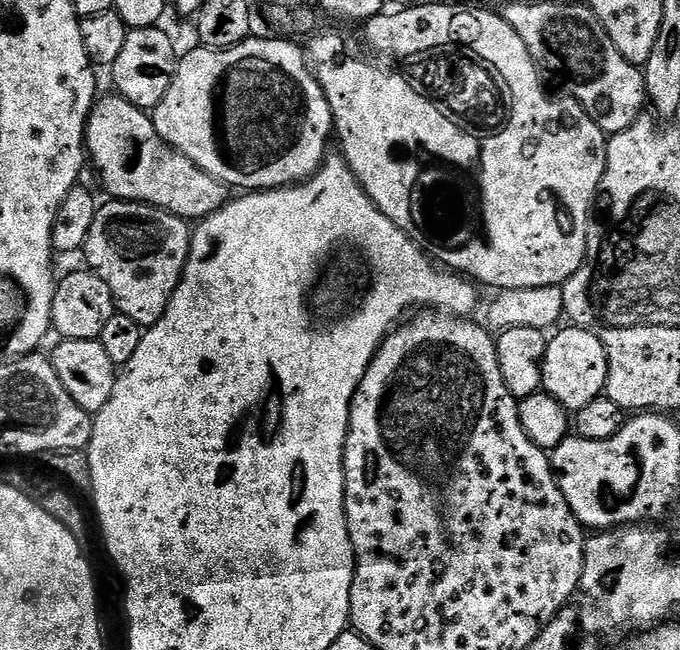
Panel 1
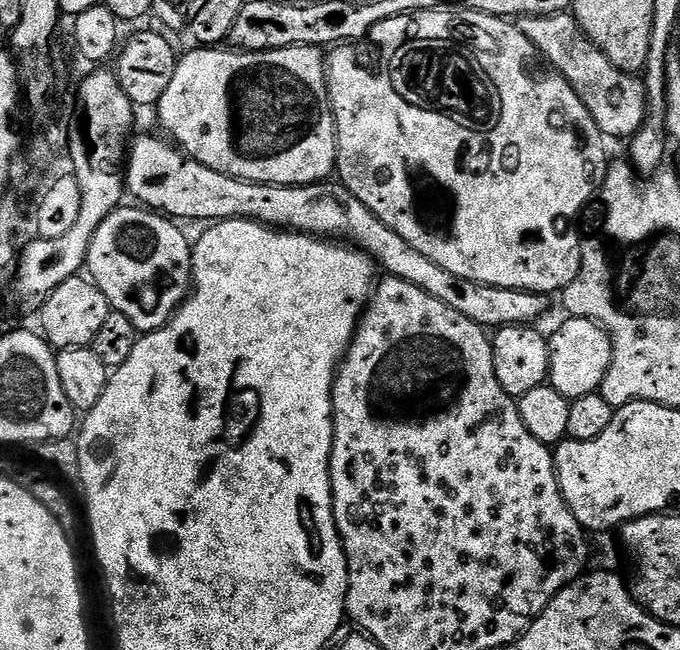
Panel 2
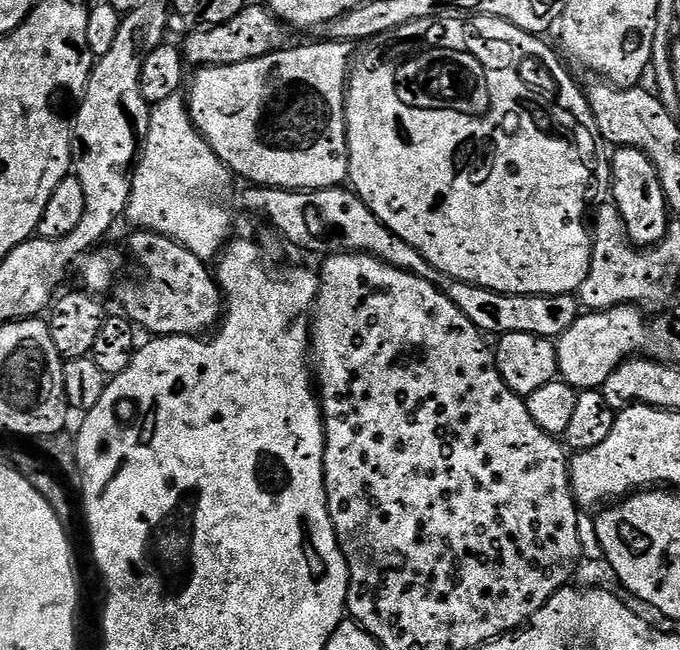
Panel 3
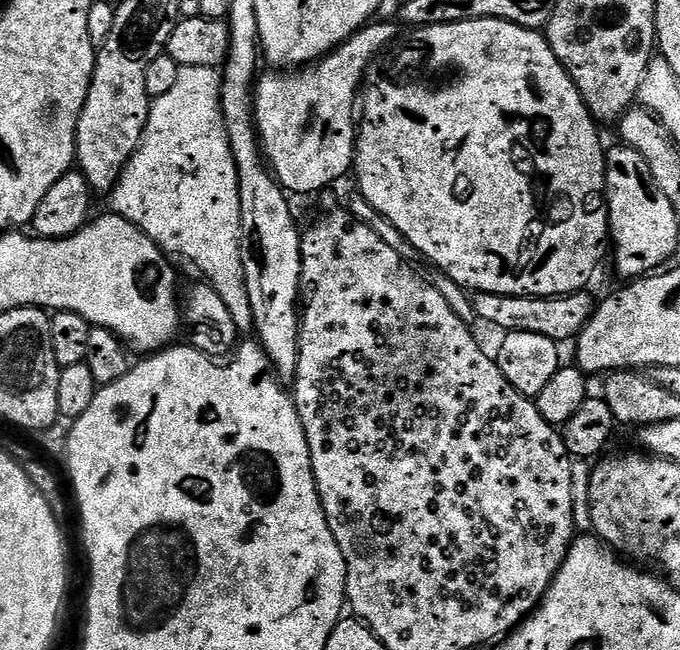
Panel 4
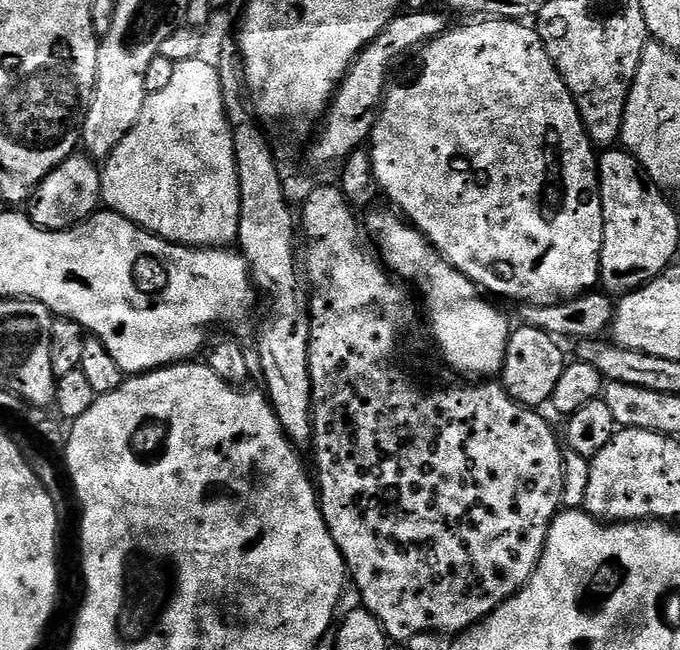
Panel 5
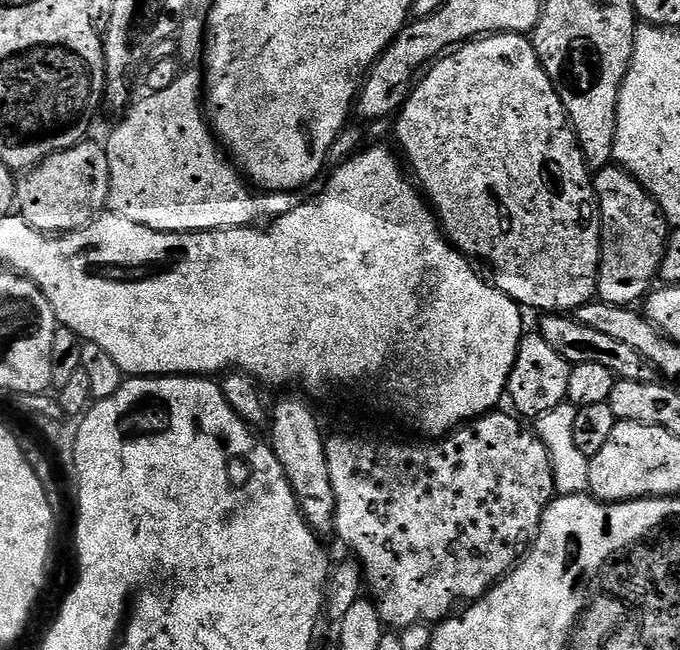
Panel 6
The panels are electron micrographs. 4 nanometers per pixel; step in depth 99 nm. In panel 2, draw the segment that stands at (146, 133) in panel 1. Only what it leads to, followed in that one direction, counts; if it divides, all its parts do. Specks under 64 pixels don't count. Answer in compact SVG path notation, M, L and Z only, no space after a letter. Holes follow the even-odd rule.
M138 136L131 141L130 151L126 156L126 188L130 196L136 199L133 201L151 211L180 222L257 220L258 223L277 230L299 230L309 234L323 234L328 238L347 238L367 252L387 275L402 278L402 282L410 282L410 286L418 286L418 290L426 290L430 298L446 302L450 310L466 314L466 318L485 330L509 328L511 324L535 325L536 319L548 308L547 295L523 292L517 288L486 286L458 278L458 274L450 274L450 270L442 270L442 266L430 262L426 254L414 250L414 246L410 246L410 242L406 242L402 234L390 230L386 222L379 220L361 200L354 198L351 190L339 182L333 183L334 185L332 182L321 182L303 186L255 184L227 176L218 170L210 170L210 166L177 150L167 139L164 141L156 136Z

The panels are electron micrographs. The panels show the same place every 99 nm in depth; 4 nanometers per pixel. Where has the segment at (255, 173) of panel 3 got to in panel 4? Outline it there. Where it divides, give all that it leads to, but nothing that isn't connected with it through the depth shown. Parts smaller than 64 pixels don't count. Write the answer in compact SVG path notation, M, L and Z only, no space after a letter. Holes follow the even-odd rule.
M376 23L365 24L349 40L341 42L335 50L314 64L289 72L268 70L265 76L263 73L257 79L254 85L254 95L260 147L264 159L272 169L272 175L276 177L281 188L289 193L320 192L323 188L330 187L335 180L342 179L347 172L349 175L353 171L358 135L358 101L361 99L362 89L366 84L364 75L368 72L368 63L383 48L391 49L397 43L394 25Z

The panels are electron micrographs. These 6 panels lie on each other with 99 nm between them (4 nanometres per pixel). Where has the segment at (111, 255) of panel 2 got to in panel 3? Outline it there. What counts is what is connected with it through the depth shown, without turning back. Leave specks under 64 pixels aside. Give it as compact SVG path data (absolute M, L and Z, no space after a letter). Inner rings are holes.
M136 230L131 233L133 236L128 240L128 252L130 255L136 259L136 264L140 267L140 280L132 280L124 289L120 292L120 304L122 307L123 315L127 316L129 320L132 321L133 325L137 329L152 332L153 337L157 336L195 336L197 338L203 337L205 334L211 333L213 329L219 325L222 319L222 293L220 291L220 286L216 282L216 278L213 272L213 269L209 267L205 261L200 260L194 254L190 254L190 250L183 248L178 242L174 242L170 238L166 238L162 234L157 232L146 232L143 230Z

